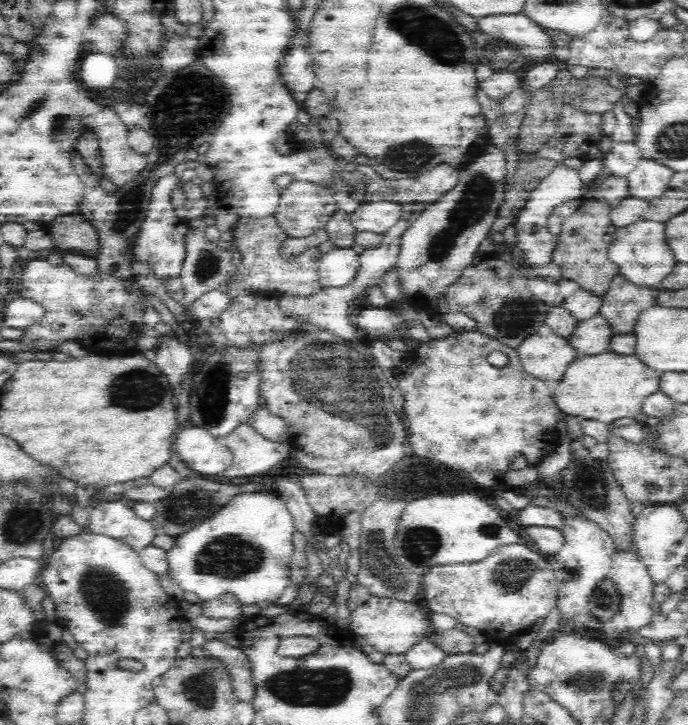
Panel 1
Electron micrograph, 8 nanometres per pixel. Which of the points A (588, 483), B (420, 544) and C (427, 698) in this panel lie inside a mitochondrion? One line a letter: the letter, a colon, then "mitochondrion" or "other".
A: mitochondrion
B: mitochondrion
C: mitochondrion

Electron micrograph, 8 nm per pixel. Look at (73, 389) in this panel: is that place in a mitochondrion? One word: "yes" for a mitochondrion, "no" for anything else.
no

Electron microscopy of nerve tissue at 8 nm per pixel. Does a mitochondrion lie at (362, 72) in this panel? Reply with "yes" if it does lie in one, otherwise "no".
no

